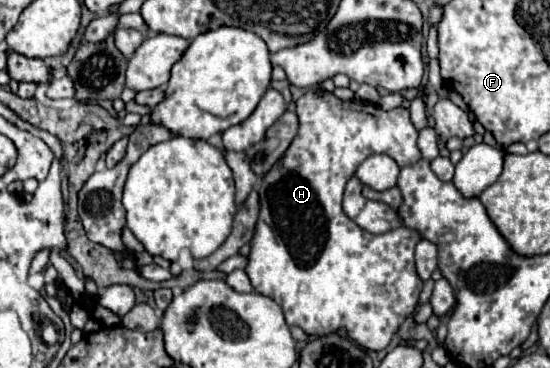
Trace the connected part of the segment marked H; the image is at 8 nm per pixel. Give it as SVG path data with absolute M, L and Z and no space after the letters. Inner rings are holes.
M311 90L311 92L303 94L297 100L297 118L299 118L299 130L297 130L297 136L293 138L293 144L283 154L279 166L275 166L275 170L271 170L271 174L267 174L261 180L261 190L259 190L259 196L261 196L259 230L257 230L257 234L253 238L253 248L249 252L249 264L247 264L245 272L247 272L247 276L249 276L249 280L251 280L253 288L255 288L255 292L259 292L263 296L269 296L275 302L281 302L281 308L283 308L283 314L285 314L285 320L287 320L289 326L299 326L309 336L325 336L329 332L335 332L337 328L345 328L347 330L347 338L351 342L355 342L357 346L361 346L365 350L373 350L373 352L385 350L389 346L389 342L393 340L393 336L397 334L399 326L415 312L415 306L417 306L417 300L419 300L419 292L423 288L423 282L419 280L419 276L415 272L415 262L413 262L413 250L415 250L415 244L421 240L421 236L415 234L415 230L409 230L409 228L397 228L397 230L391 230L387 234L369 234L367 230L359 228L343 212L343 208L341 208L341 194L345 190L347 180L355 174L357 166L361 162L365 162L363 158L369 158L373 154L385 152L387 156L395 158L395 162L399 166L409 166L409 164L419 162L421 160L421 150L417 146L417 130L415 130L415 126L409 120L409 110L407 108L395 108L395 110L385 112L385 110L379 110L377 106L373 106L373 104L363 104L359 100L351 100L351 102L337 100L327 90L323 90L321 94L317 94L317 90Z

